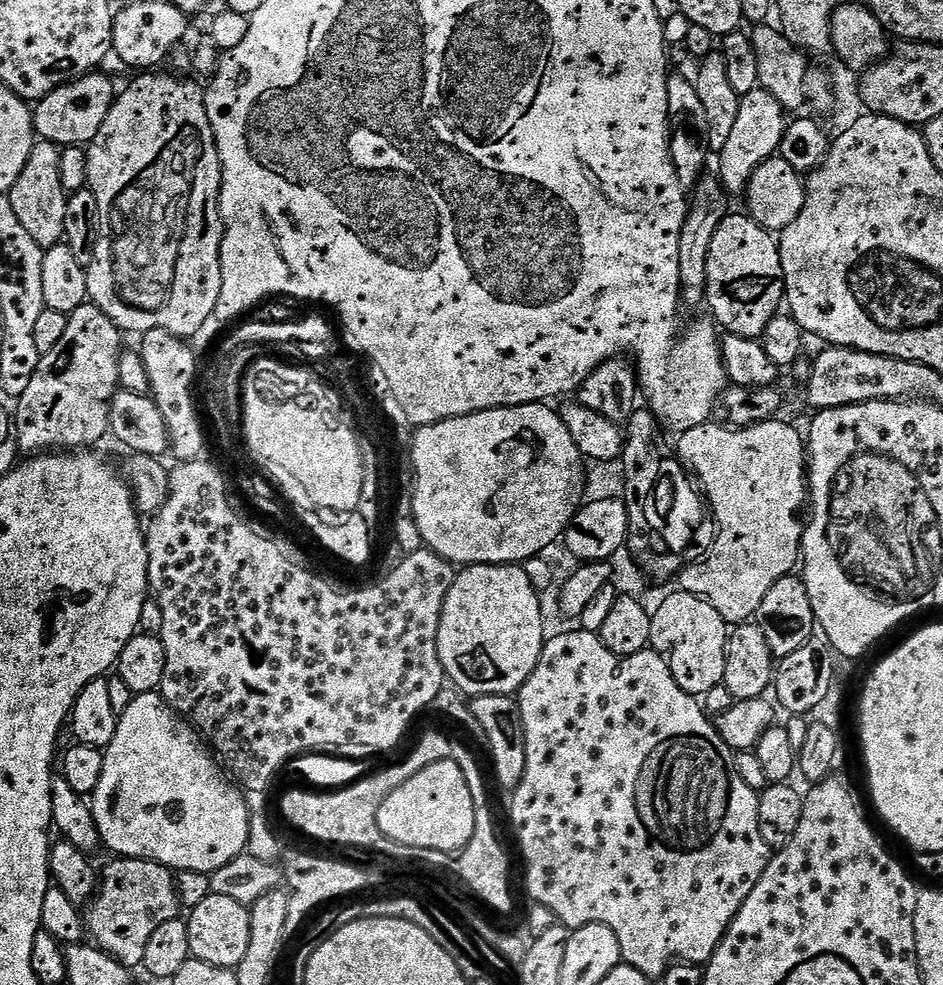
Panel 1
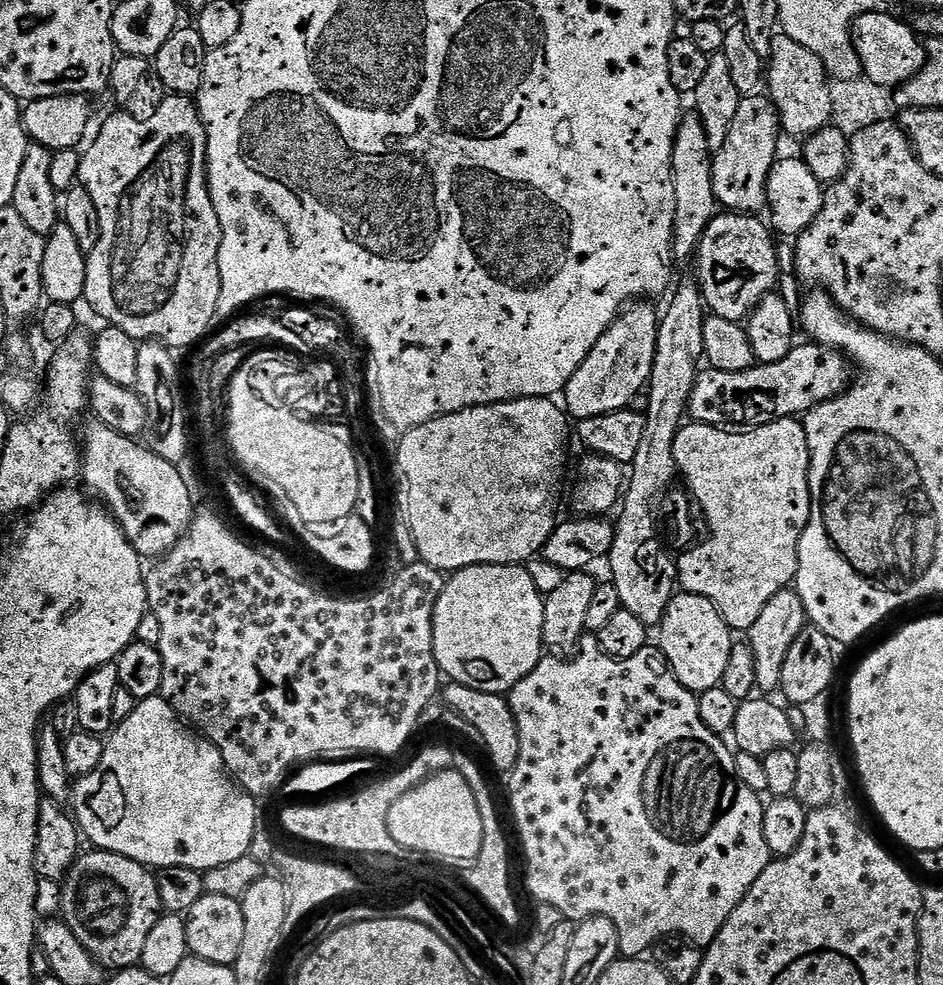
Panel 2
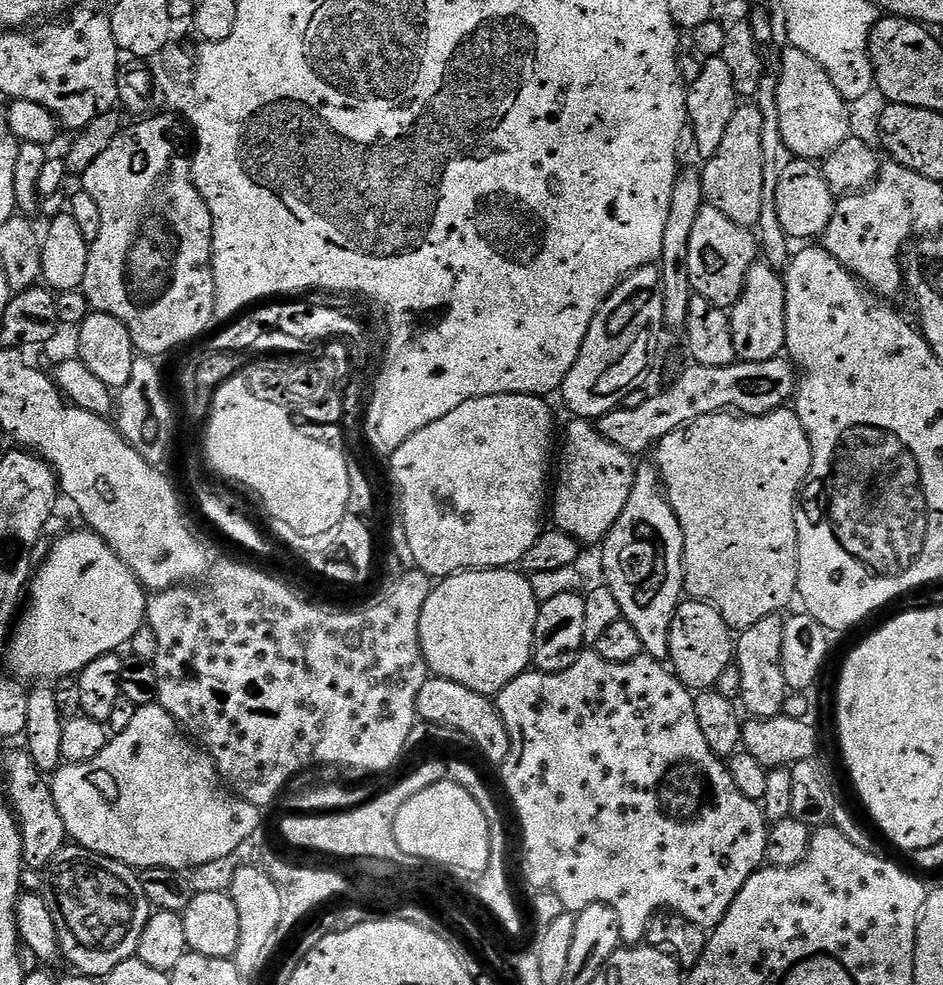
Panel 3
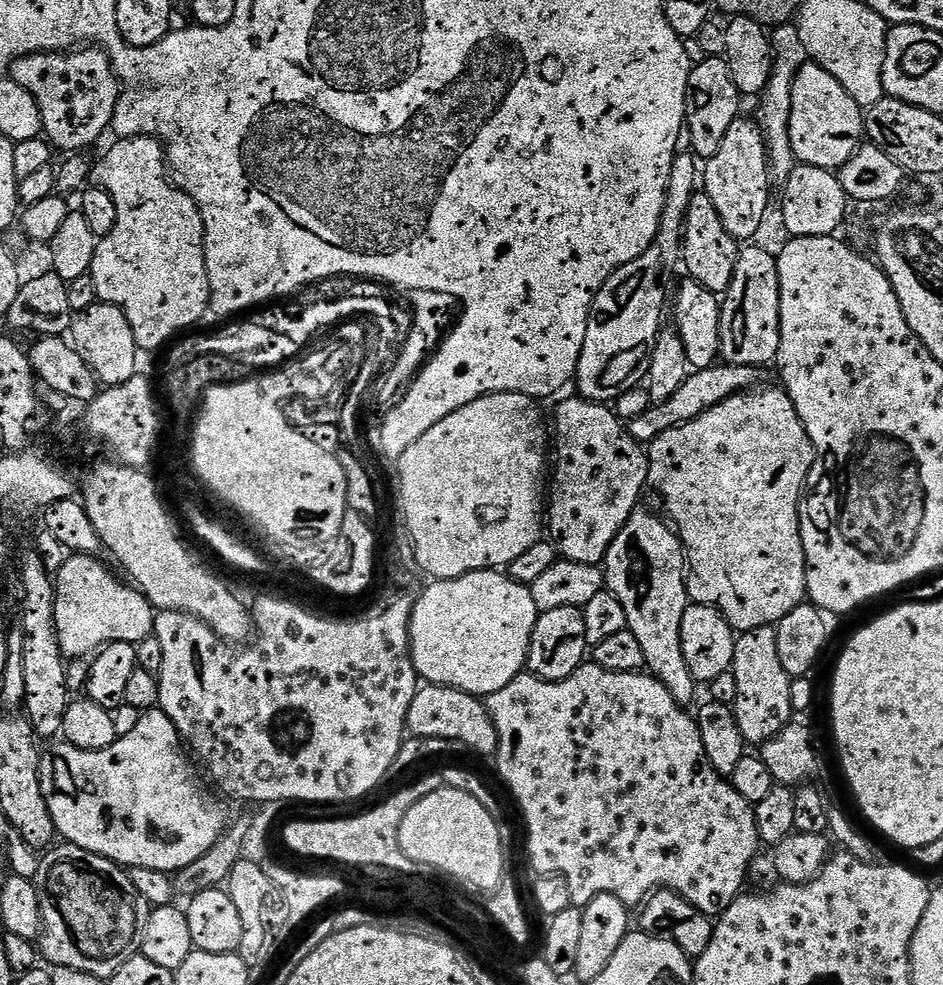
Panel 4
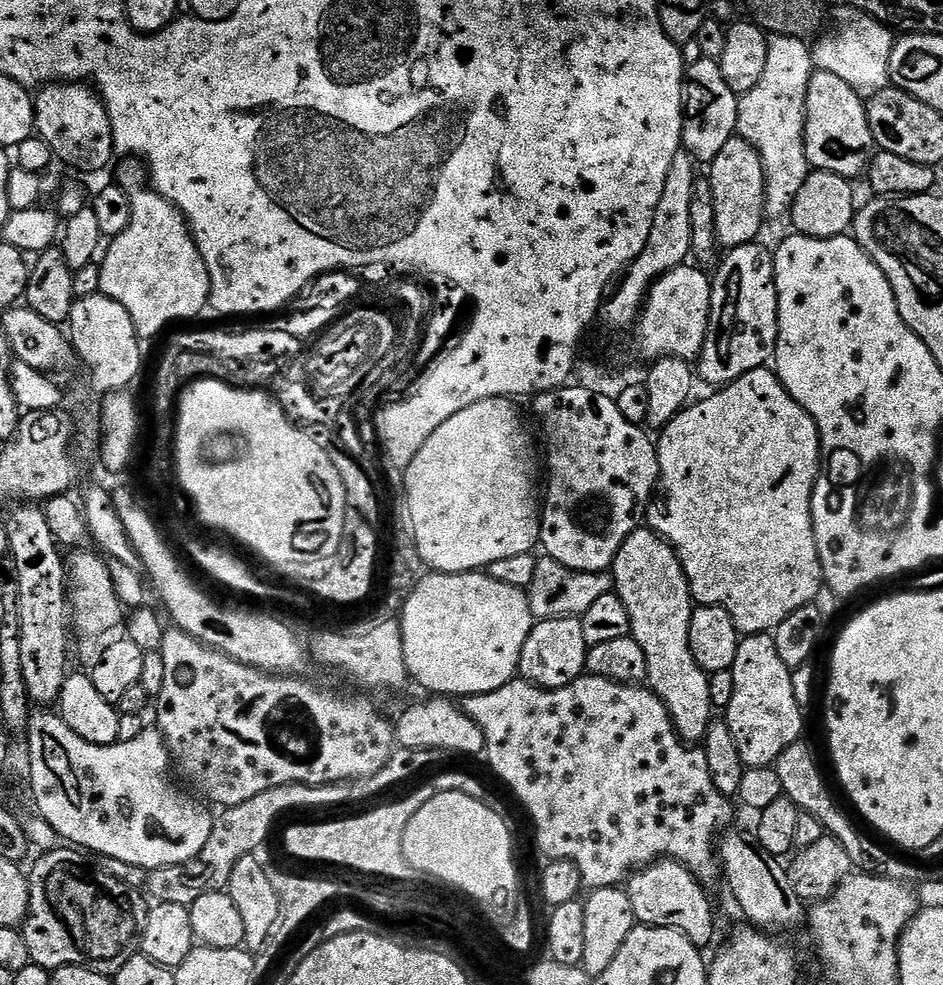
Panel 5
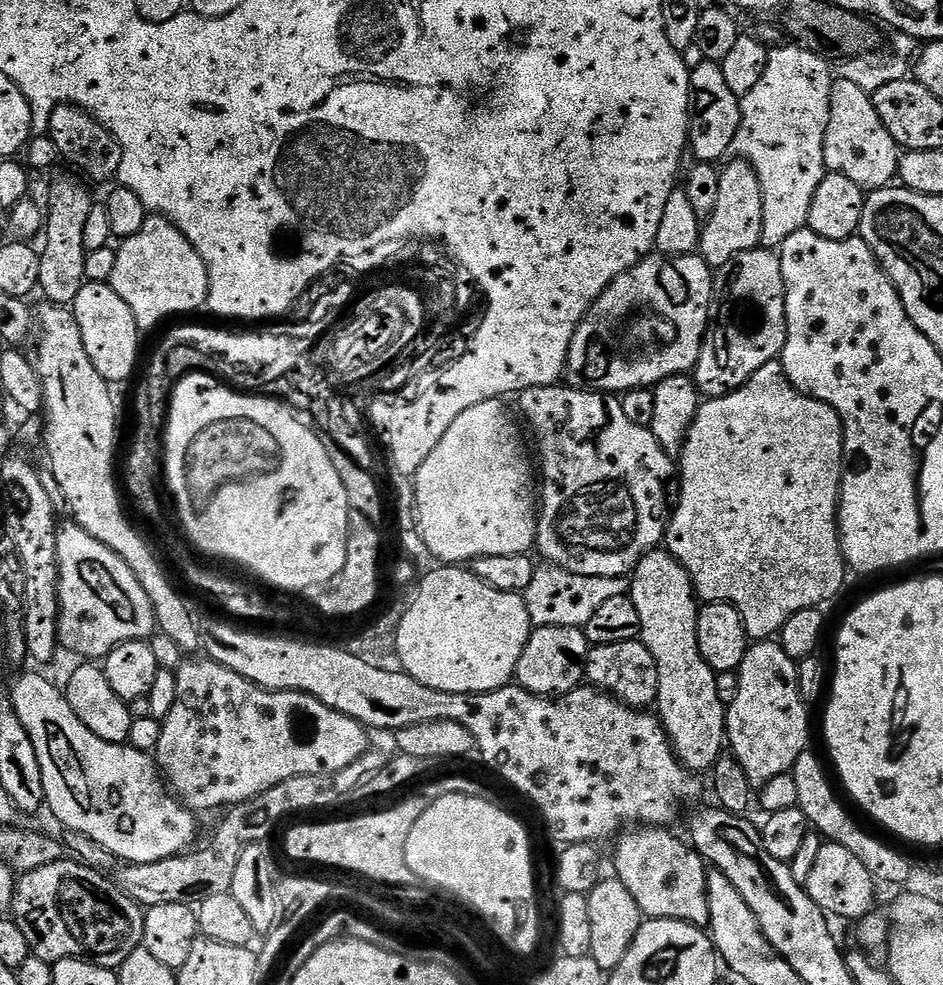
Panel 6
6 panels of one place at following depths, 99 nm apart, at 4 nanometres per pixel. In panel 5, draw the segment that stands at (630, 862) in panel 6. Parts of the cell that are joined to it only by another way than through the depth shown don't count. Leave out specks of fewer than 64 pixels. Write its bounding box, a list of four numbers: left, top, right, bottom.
[626,860,716,949]

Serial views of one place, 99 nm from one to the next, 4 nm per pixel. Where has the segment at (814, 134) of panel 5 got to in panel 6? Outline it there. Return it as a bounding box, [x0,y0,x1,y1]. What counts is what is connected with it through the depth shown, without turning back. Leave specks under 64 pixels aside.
[824,79,901,190]

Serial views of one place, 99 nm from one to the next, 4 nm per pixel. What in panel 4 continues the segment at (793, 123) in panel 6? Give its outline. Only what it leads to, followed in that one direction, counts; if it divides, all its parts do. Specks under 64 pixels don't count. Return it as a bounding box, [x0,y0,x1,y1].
[758,23,808,182]

